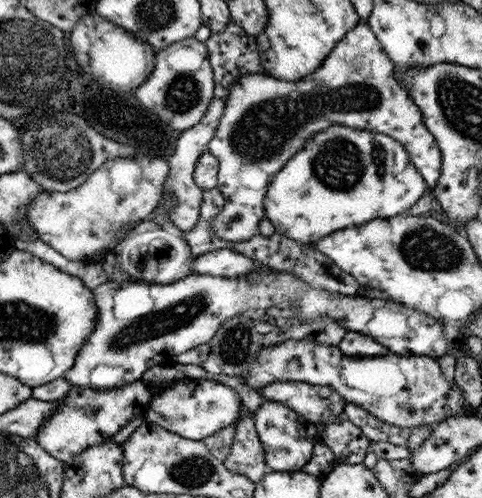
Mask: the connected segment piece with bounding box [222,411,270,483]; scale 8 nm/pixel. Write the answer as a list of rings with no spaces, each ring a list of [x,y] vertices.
[[[244,412],[234,422],[233,442],[222,462],[222,467],[247,477],[251,482],[259,482],[270,469],[265,465],[262,444],[257,438],[251,414]]]

